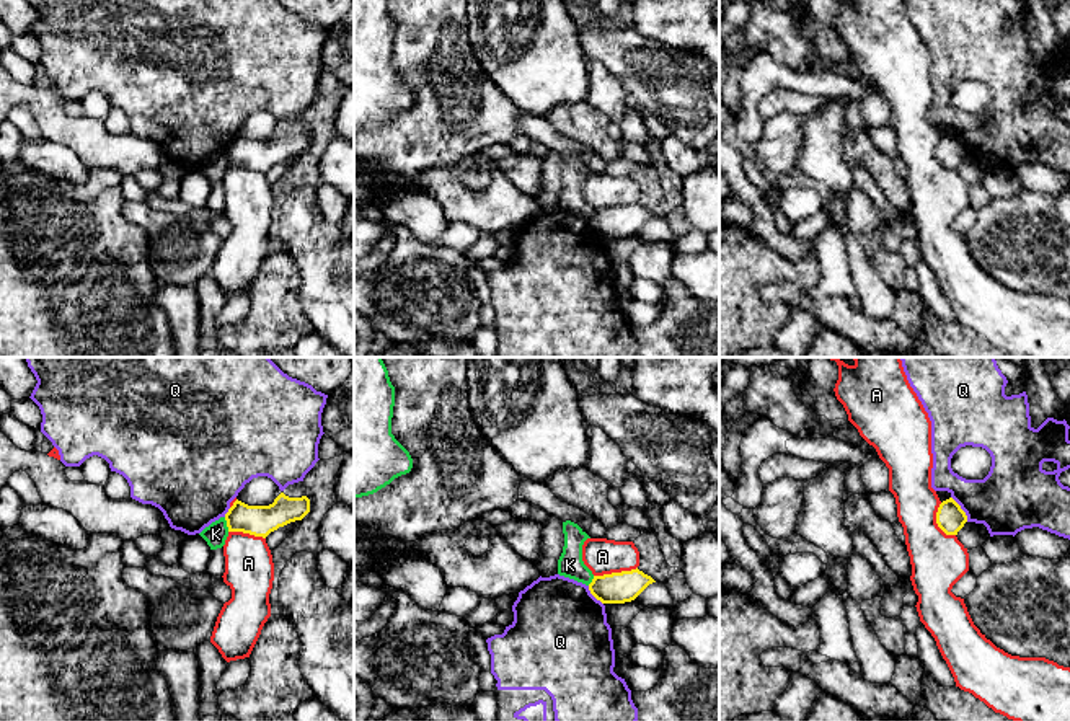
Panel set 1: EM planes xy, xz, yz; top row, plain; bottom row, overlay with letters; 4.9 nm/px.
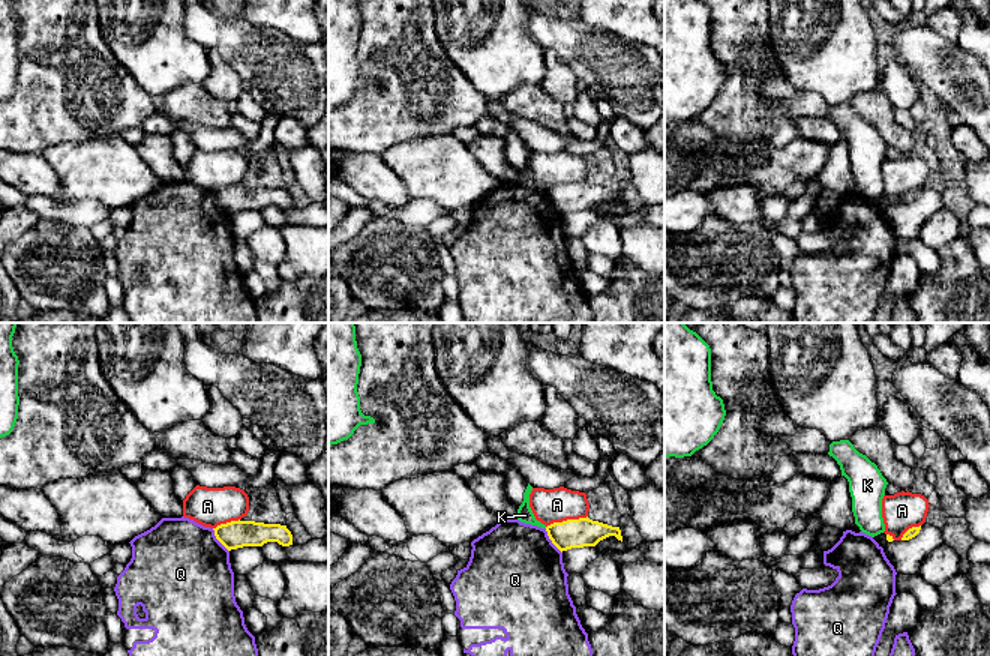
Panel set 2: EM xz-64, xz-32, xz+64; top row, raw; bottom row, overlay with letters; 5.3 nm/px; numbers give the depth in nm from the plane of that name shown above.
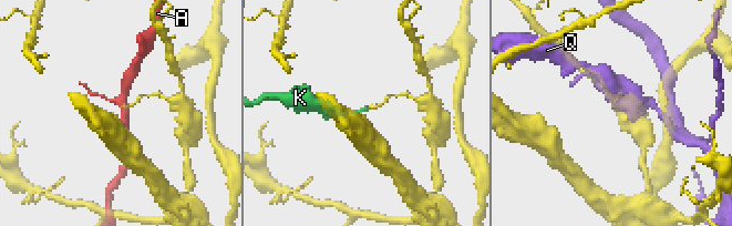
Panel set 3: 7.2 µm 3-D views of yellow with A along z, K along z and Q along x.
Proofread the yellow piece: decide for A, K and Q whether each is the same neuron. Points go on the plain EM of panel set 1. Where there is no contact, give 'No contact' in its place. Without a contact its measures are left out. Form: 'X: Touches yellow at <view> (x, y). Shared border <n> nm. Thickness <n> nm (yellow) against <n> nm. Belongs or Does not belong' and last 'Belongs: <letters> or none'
A: Touches yellow at xz (615, 207). Shared border 220 nm. Thickness 160 nm (yellow) against 180 nm. Does not belong
K: Touches yellow at xy (227, 159). Shared border 80 nm. Thickness 160 nm (yellow) against 110 nm. Does not belong
Q: Touches yellow at yz (961, 144). Shared border 150 nm. Thickness 140 nm (yellow) against 320 nm. Does not belong
Belongs: none

